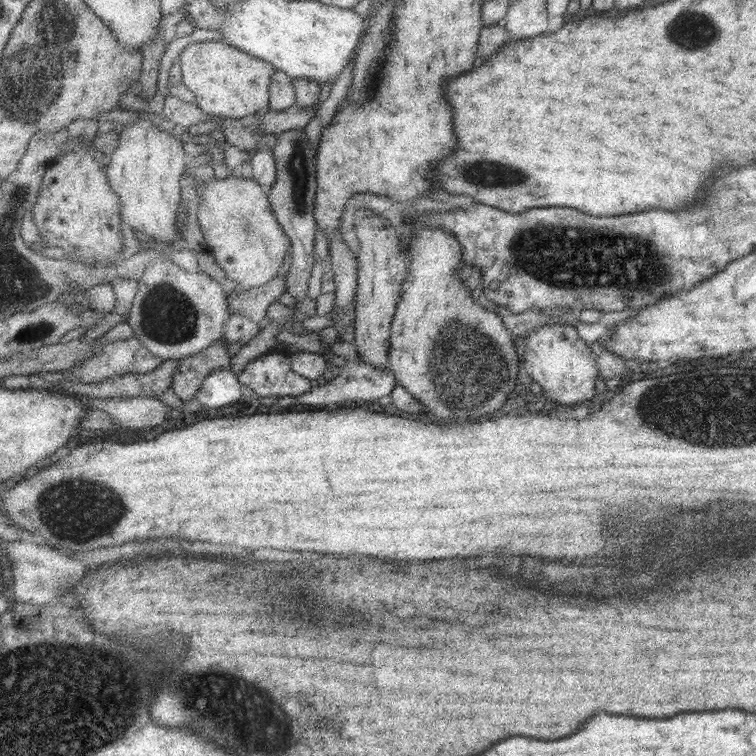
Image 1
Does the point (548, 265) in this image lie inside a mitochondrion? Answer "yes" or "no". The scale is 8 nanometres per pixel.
yes

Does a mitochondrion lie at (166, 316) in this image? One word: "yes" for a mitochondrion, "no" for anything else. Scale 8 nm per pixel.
yes

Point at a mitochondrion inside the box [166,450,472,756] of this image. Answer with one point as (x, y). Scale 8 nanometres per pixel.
(226, 704)

